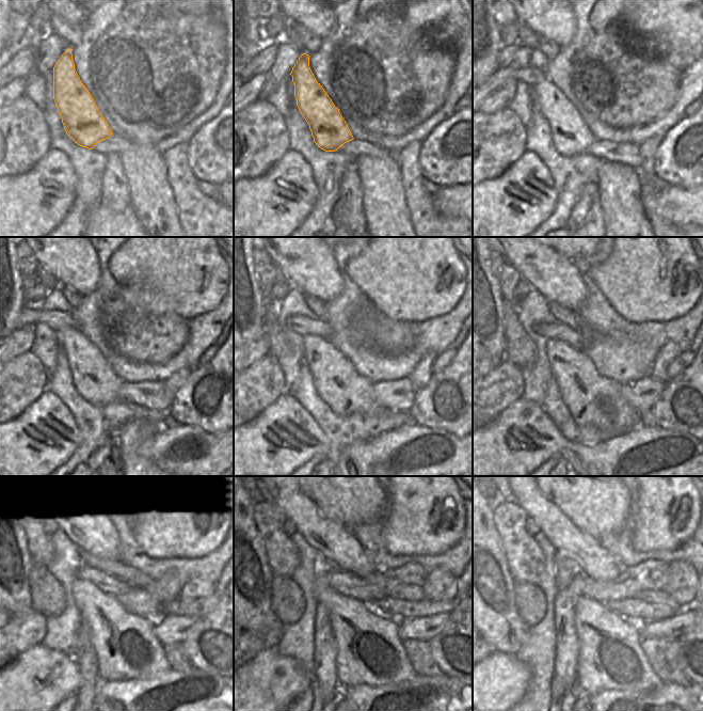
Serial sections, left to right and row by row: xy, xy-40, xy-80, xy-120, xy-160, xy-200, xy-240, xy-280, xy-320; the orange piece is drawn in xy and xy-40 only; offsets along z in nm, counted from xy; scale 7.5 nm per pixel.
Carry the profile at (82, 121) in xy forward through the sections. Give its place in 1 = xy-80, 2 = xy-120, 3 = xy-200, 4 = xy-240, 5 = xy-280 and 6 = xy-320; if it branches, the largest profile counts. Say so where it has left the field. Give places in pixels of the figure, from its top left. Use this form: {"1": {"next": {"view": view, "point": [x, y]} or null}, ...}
{"1": {"next": {"view": "xy-80", "point": [571, 136]}}, "2": {"next": {"view": "xy-120", "point": [95, 380]}}, "3": {"next": {"view": "xy-200", "point": [593, 400]}}, "4": {"next": {"view": "xy-240", "point": [126, 647]}}, "5": {"next": {"view": "xy-280", "point": [369, 650]}}, "6": {"next": {"view": "xy-320", "point": [610, 657]}}}

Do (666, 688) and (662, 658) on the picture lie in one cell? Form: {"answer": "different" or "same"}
{"answer": "different"}

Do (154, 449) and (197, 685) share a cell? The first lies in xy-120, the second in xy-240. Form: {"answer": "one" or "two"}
{"answer": "one"}

